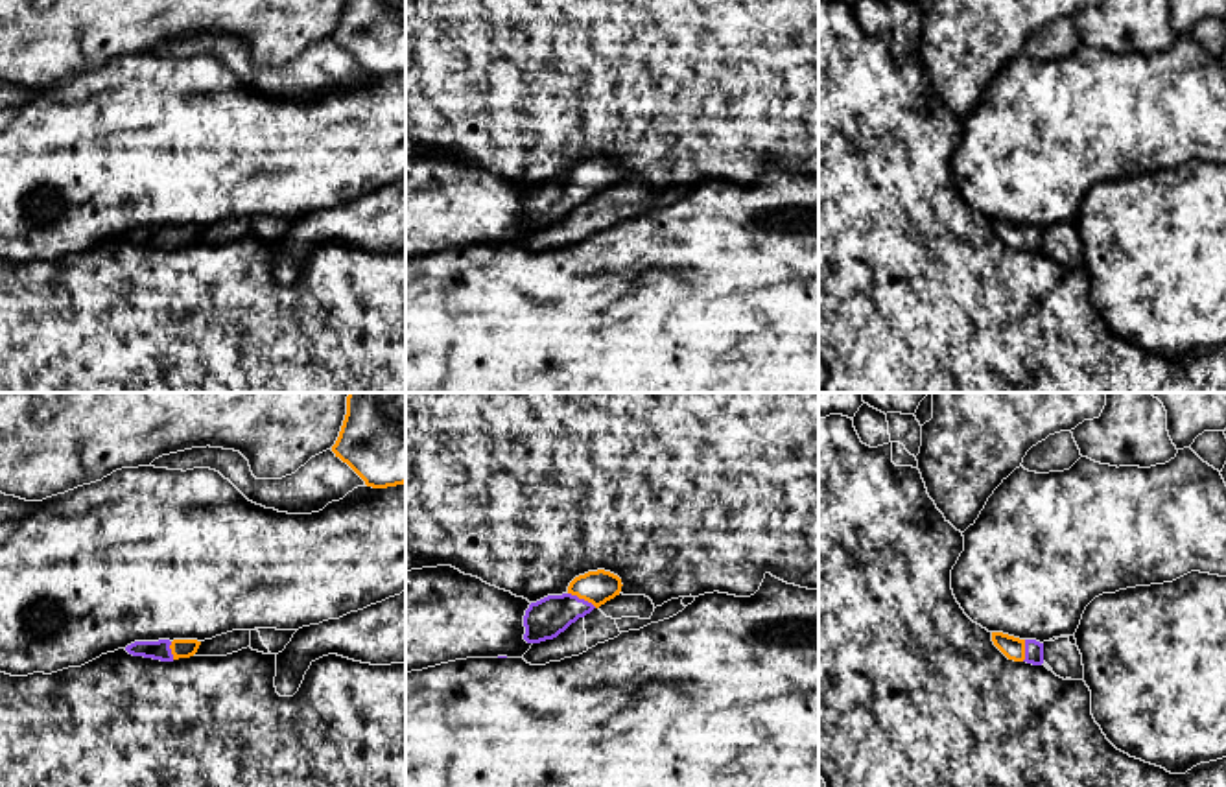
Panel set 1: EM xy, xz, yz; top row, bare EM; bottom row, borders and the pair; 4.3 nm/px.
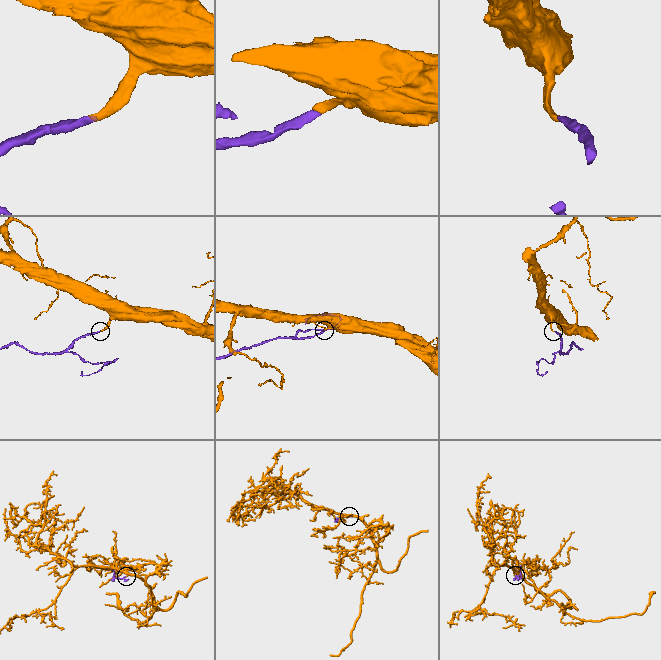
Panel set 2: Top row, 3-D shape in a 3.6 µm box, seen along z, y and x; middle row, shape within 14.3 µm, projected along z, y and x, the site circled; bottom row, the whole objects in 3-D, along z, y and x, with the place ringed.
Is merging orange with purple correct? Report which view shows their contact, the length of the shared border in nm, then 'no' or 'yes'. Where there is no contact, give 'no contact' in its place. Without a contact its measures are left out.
xz | 140 nm | yes

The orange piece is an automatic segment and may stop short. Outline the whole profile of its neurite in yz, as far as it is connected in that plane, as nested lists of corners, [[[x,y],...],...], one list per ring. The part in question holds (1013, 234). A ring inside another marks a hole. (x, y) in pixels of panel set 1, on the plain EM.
[[[992,219],[992,229],[1008,247],[1032,253],[1043,251],[1043,230],[1036,227],[1020,227],[1003,219]]]

